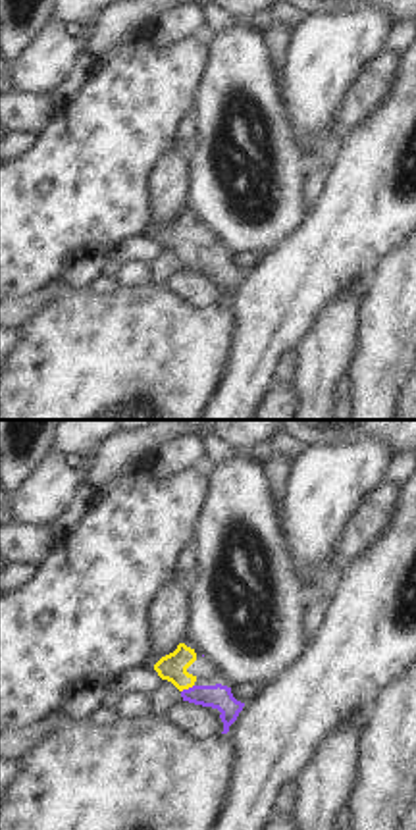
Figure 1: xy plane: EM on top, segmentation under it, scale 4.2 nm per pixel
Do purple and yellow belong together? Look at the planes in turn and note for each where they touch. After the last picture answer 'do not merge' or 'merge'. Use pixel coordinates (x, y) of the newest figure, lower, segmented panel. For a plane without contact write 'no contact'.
(189, 688)

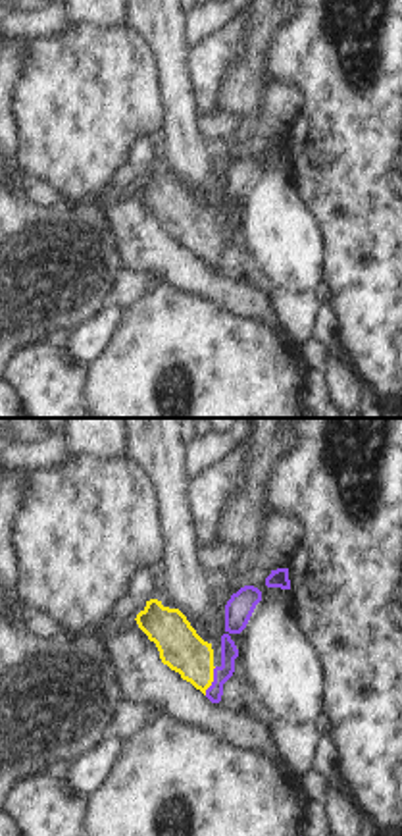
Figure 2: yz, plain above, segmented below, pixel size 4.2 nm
(214, 680)

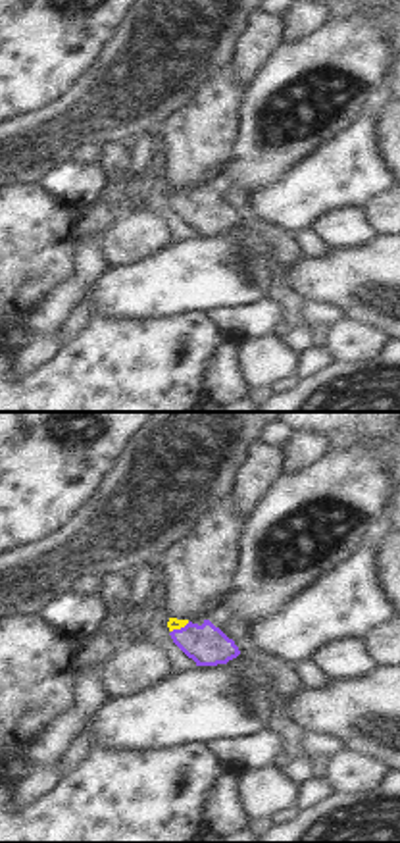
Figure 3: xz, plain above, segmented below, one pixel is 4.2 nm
(181, 628)

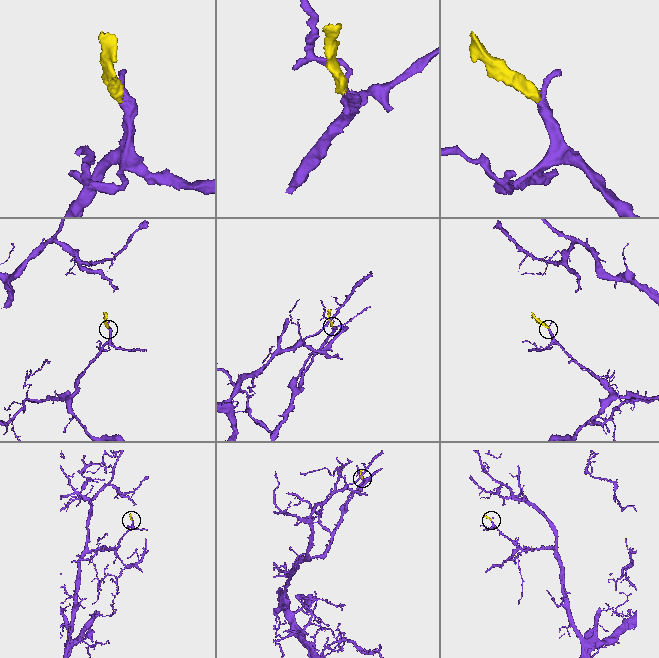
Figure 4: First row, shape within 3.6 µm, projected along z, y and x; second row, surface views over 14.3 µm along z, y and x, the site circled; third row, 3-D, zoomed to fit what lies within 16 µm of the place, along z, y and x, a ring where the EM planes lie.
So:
merge

